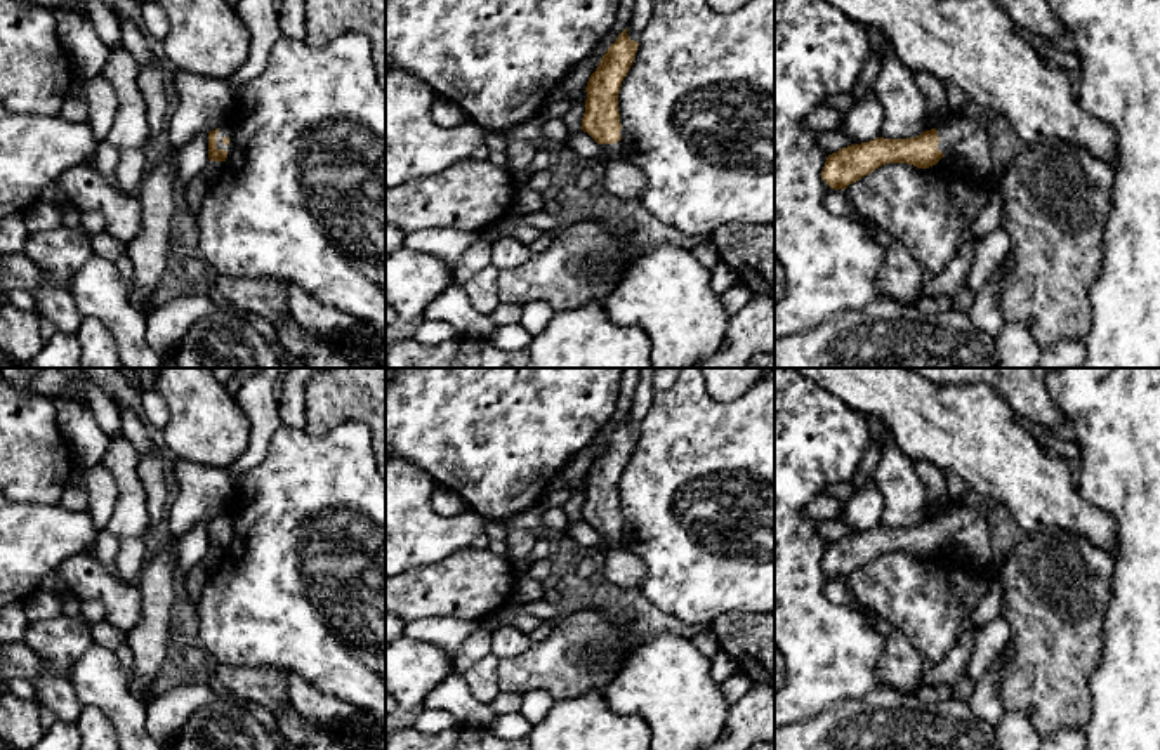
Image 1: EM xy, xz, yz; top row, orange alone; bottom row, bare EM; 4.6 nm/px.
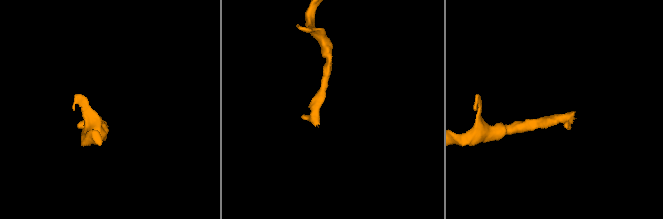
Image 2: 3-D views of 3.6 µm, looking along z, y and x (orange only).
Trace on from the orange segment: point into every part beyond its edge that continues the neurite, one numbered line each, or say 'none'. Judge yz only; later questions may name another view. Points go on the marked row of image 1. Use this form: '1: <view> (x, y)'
1: yz (968, 138)

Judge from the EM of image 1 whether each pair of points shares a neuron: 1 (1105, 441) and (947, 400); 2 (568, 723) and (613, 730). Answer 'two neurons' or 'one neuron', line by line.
1: two neurons
2: one neuron

